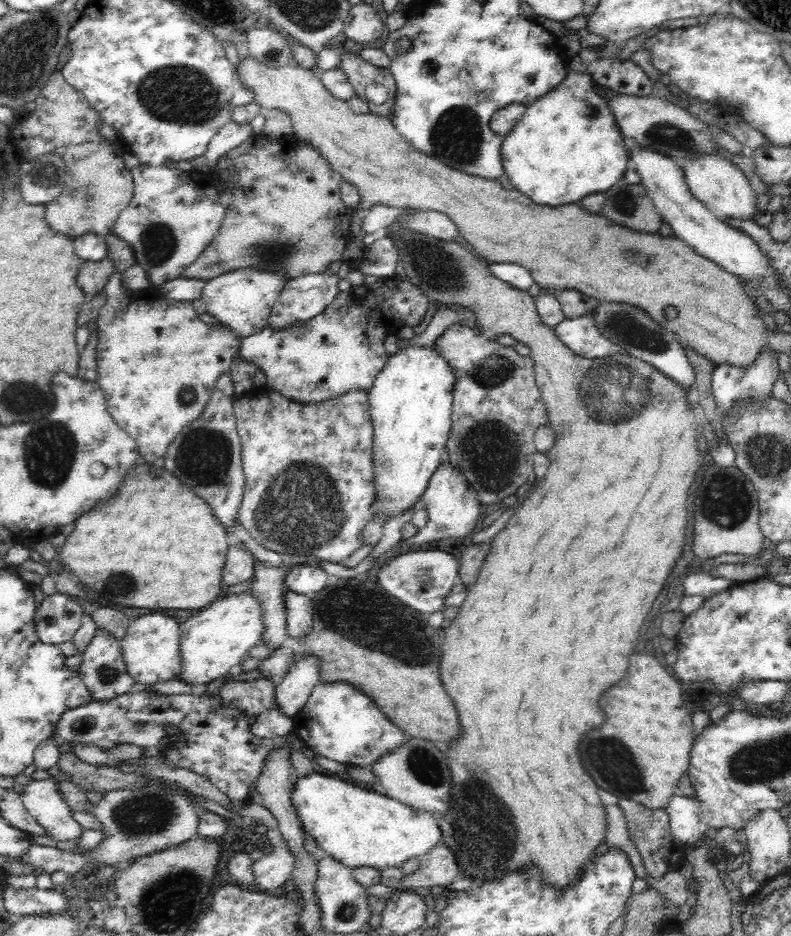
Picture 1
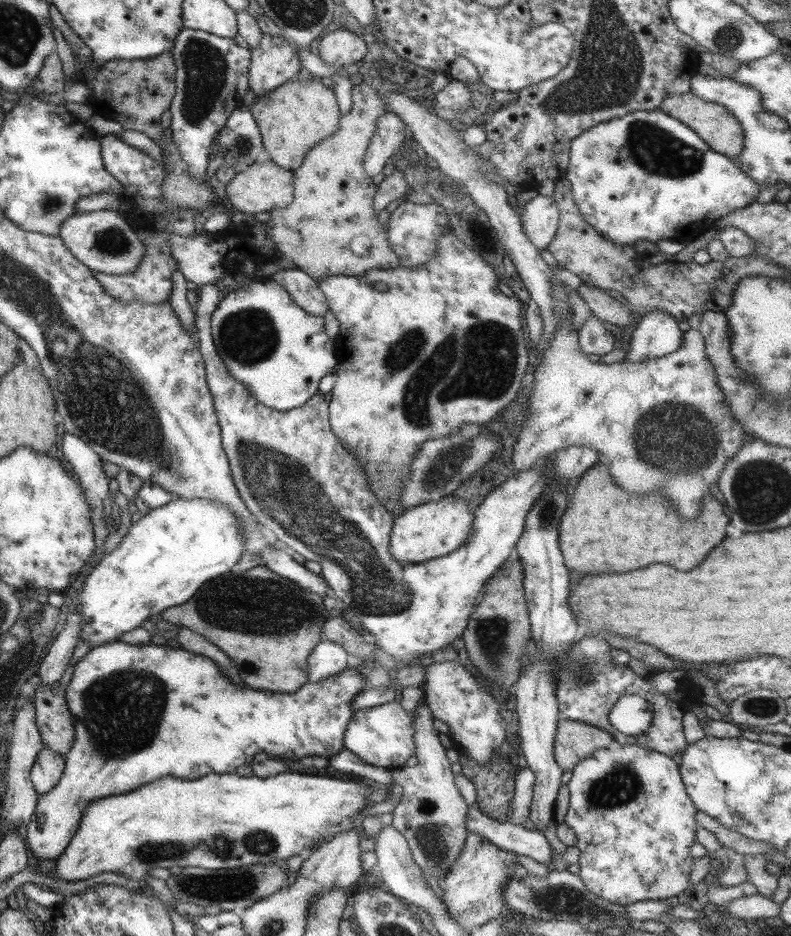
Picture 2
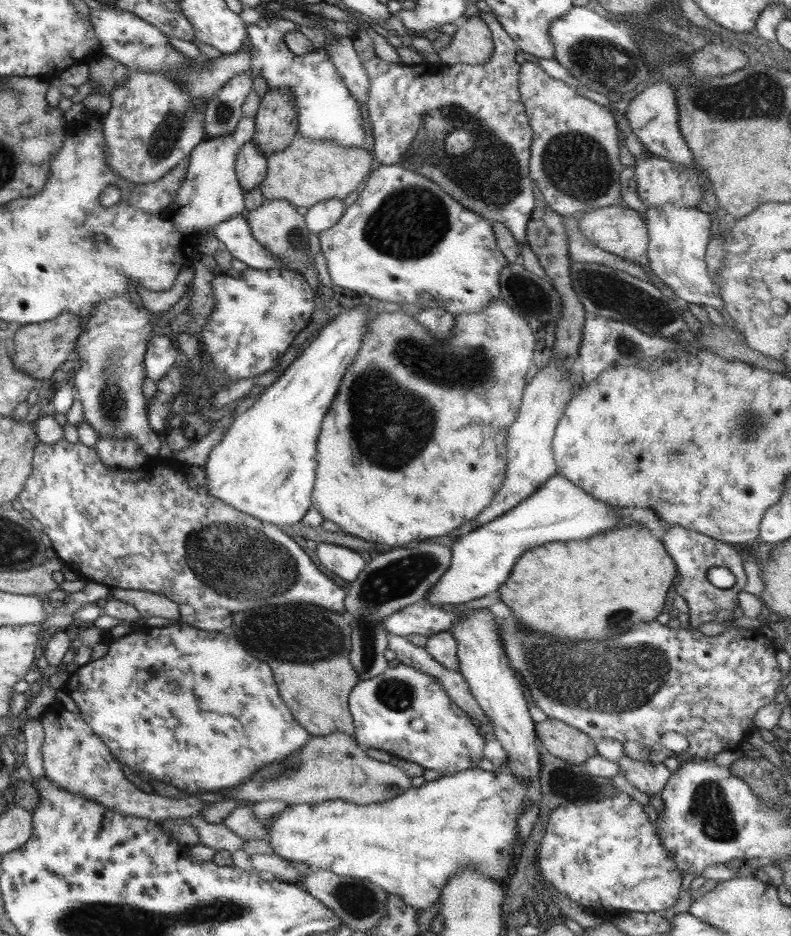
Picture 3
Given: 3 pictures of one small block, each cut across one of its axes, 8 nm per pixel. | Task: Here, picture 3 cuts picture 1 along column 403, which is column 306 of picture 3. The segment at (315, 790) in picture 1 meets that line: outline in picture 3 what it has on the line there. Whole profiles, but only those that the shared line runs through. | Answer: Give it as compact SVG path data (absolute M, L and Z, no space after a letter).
M477 766L472 769L467 769L461 772L456 772L450 775L443 775L433 781L425 781L419 787L409 787L407 791L400 794L392 800L383 800L377 804L367 804L365 806L358 806L344 802L343 800L327 800L318 804L295 804L287 806L274 820L269 827L261 832L261 836L267 839L273 854L291 862L301 862L307 864L310 869L329 870L337 876L349 876L354 879L365 879L370 883L376 884L382 888L386 893L399 897L407 906L411 906L415 911L427 910L430 906L436 903L443 885L447 883L449 877L455 875L461 867L473 867L473 871L485 875L485 877L495 882L500 882L511 874L511 867L509 863L513 857L513 846L517 844L519 838L519 830L517 830L517 813L521 809L528 806L529 787L531 783L519 780L513 774L496 774L494 771L485 771Z

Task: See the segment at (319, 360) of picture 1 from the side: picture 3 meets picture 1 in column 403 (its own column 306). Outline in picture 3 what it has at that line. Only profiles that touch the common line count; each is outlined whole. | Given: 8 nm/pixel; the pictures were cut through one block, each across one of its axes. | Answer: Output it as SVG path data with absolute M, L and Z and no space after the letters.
M246 267L239 271L239 278L235 279L225 274L217 275L213 280L213 300L213 309L209 311L204 327L193 338L201 340L204 355L208 355L214 370L227 376L230 381L254 377L275 367L293 338L310 323L315 306L313 290L303 275L281 268L257 270Z

